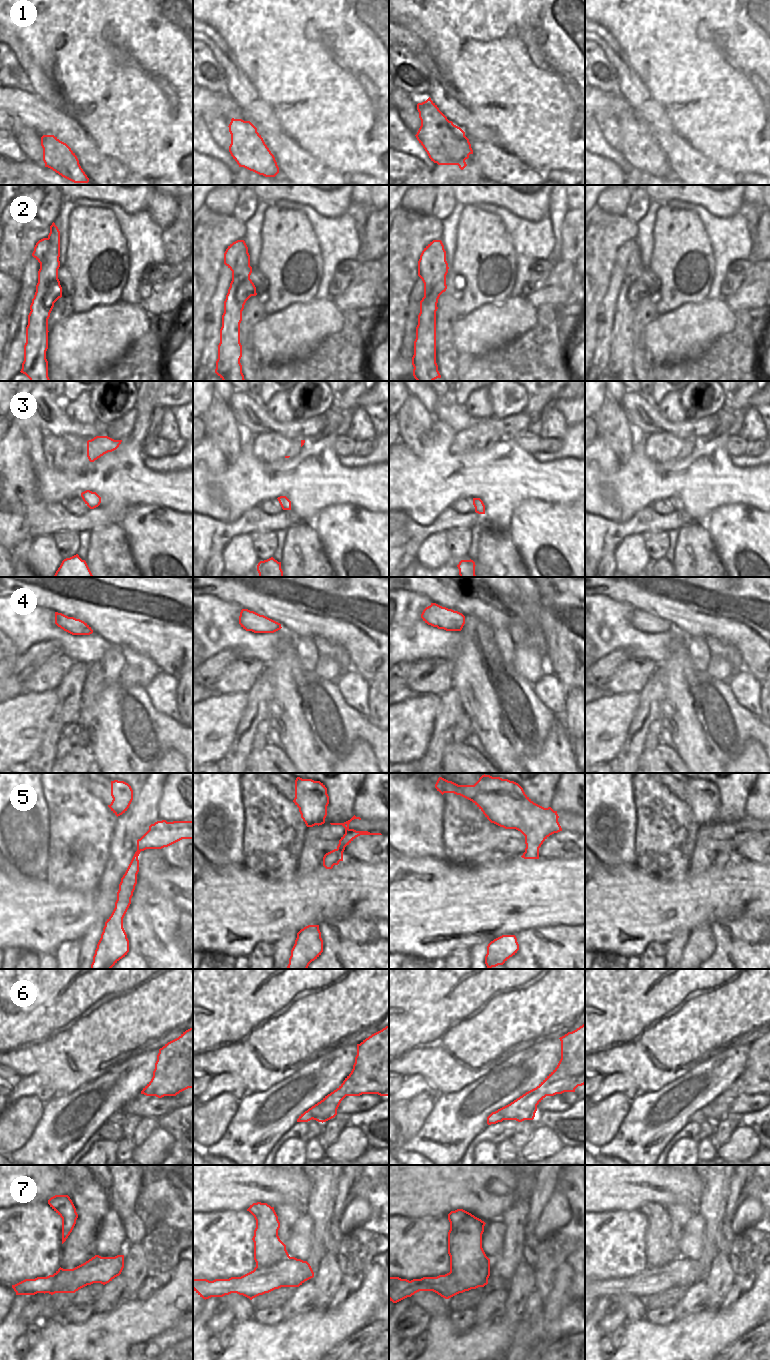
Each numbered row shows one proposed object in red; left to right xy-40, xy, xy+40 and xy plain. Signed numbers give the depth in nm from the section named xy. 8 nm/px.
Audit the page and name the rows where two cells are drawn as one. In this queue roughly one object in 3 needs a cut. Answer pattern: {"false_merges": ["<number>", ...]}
{"false_merges": ["2", "4", "5", "6", "7"]}

